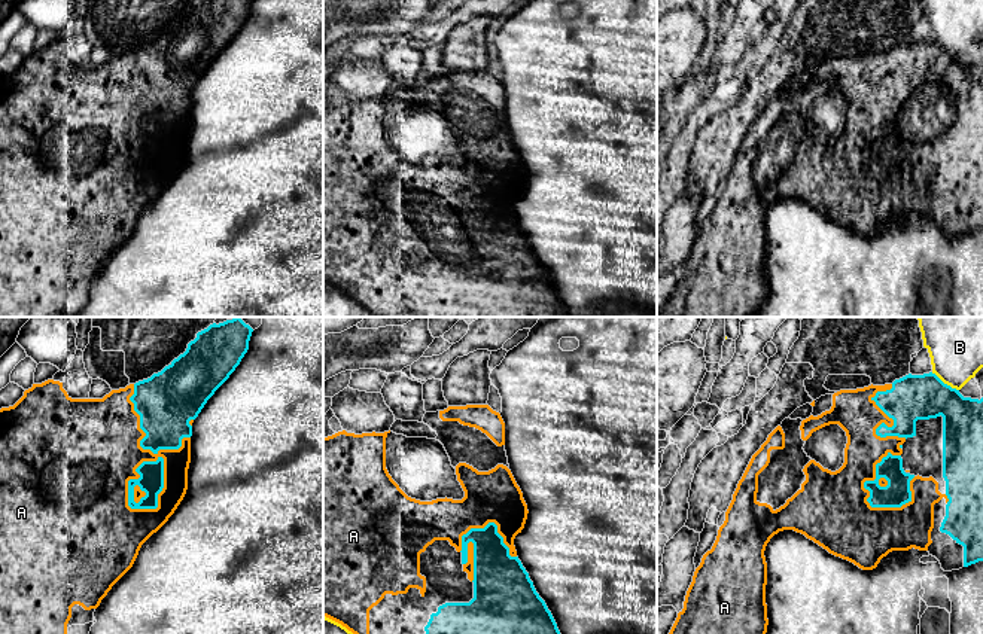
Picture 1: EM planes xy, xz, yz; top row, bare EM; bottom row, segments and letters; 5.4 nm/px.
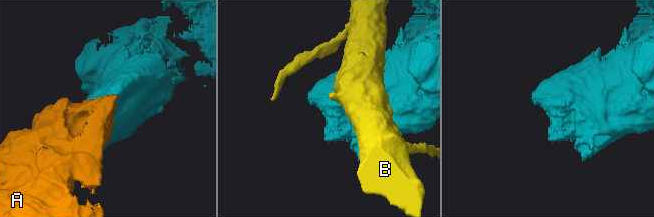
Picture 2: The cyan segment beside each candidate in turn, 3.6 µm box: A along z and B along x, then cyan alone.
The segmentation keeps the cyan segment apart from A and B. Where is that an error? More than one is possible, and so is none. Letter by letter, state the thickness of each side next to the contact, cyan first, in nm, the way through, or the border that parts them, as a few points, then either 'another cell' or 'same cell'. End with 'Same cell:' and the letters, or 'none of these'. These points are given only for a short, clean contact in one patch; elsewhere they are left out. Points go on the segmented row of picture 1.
A: 140/440 nm | same cell
B: 240/300 nm | along yz (931, 372), (958, 390) | another cell
Same cell: A

